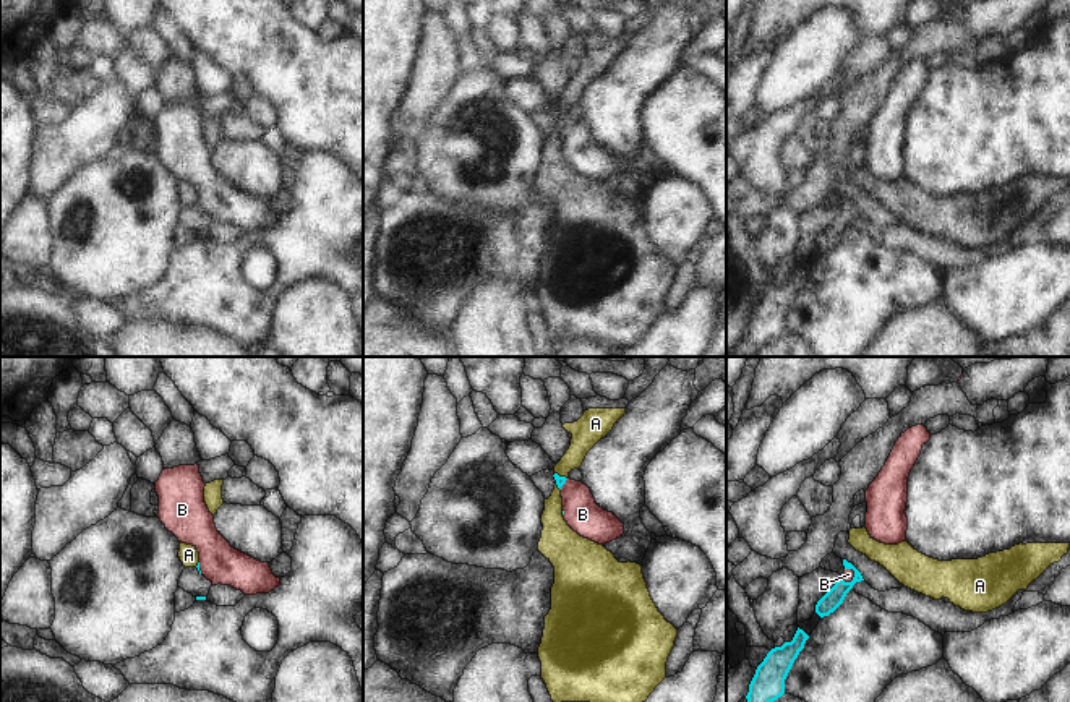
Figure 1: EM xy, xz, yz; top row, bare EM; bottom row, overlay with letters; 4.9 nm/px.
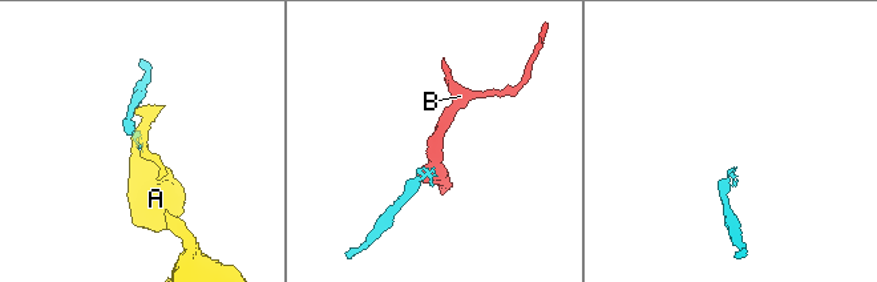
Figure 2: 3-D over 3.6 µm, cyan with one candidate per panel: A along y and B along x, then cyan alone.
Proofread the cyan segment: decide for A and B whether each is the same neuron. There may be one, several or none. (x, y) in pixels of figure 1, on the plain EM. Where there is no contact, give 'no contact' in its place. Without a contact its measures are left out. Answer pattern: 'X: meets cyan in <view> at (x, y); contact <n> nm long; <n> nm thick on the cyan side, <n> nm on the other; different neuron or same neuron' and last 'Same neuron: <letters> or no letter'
A: meets cyan in xz at (561, 114); contact 70 nm long; 50 nm thick on the cyan side, 140 nm on the other; different neuron
B: meets cyan in yz at (851, 218); contact 90 nm long; 90 nm thick on the cyan side, 60 nm on the other; same neuron
Same neuron: B

